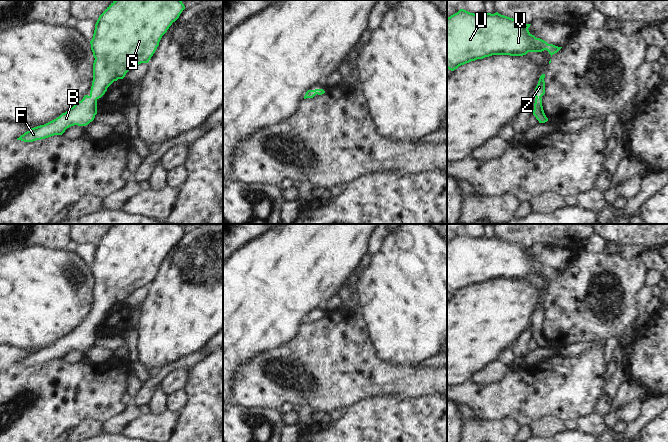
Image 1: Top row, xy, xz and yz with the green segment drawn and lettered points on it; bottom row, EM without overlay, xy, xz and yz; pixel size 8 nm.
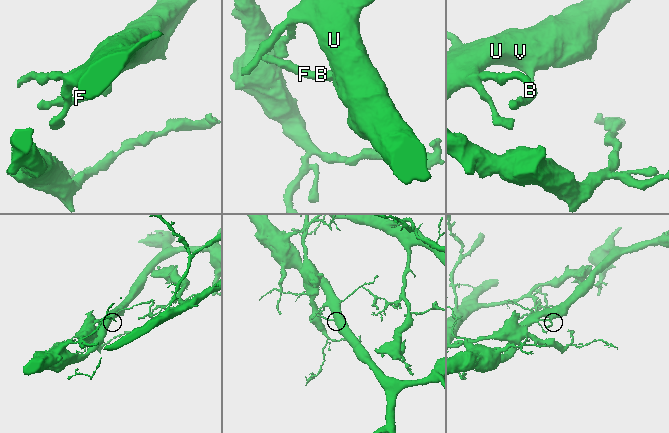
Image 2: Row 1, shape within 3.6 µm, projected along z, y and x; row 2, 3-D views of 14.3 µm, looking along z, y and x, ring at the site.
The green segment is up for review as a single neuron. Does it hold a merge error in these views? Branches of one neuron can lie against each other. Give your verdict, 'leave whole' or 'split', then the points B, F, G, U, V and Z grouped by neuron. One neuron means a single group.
leave whole; B F G U V Z

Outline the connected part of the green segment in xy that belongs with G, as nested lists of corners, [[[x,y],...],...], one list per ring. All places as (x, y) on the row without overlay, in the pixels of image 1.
[[[114,224],[99,240],[90,265],[95,282],[93,287],[93,305],[90,319],[85,319],[65,337],[56,343],[34,352],[21,359],[17,364],[33,366],[54,359],[62,359],[71,350],[86,350],[97,338],[97,324],[107,312],[136,289],[148,287],[155,277],[162,260],[185,233],[181,224]]]

